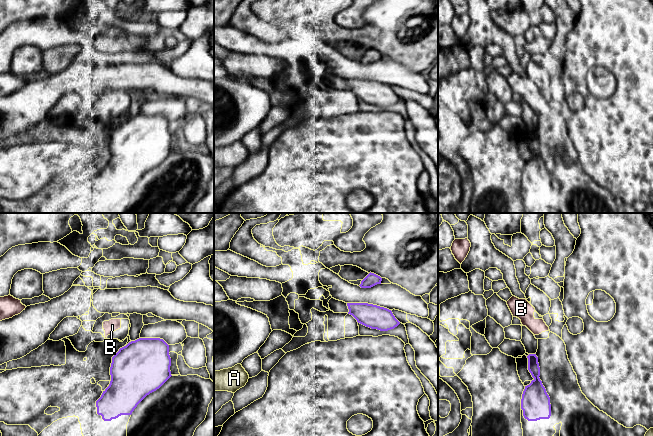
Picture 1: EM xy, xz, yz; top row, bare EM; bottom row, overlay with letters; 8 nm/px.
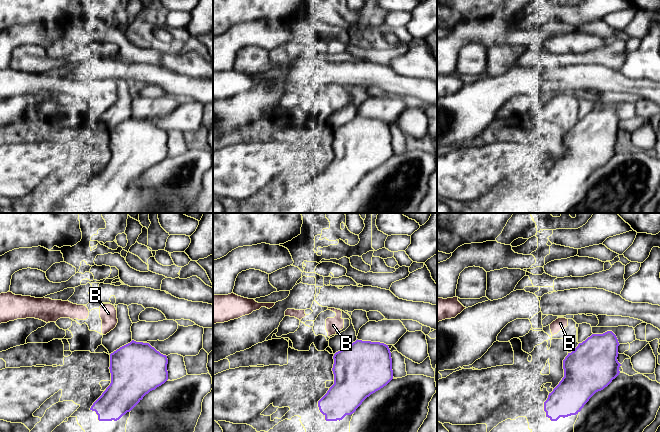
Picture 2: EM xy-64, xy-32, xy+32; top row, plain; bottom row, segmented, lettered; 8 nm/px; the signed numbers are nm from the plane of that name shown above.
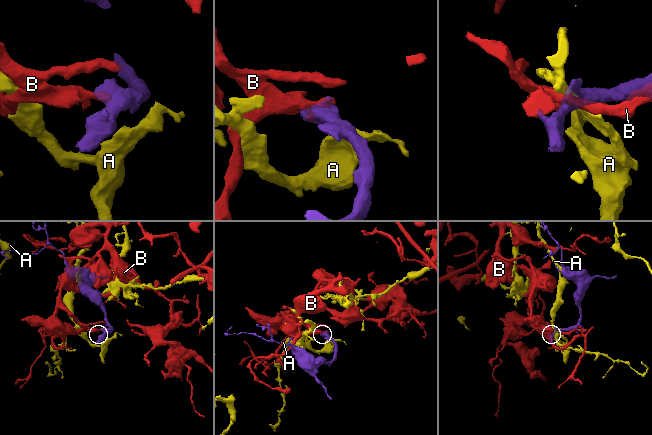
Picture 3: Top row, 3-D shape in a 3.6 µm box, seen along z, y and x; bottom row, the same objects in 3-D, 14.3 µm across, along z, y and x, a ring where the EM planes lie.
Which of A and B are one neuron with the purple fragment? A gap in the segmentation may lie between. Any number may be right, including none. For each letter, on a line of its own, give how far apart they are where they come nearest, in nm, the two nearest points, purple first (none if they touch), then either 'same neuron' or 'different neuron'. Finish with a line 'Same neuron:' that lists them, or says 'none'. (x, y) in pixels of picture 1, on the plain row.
A: gap 800 nm; span yz (550, 191), (645, 210); different neuron
B: gap 130 nm; span xy (120, 124), (111, 110); different neuron
Same neuron: none

